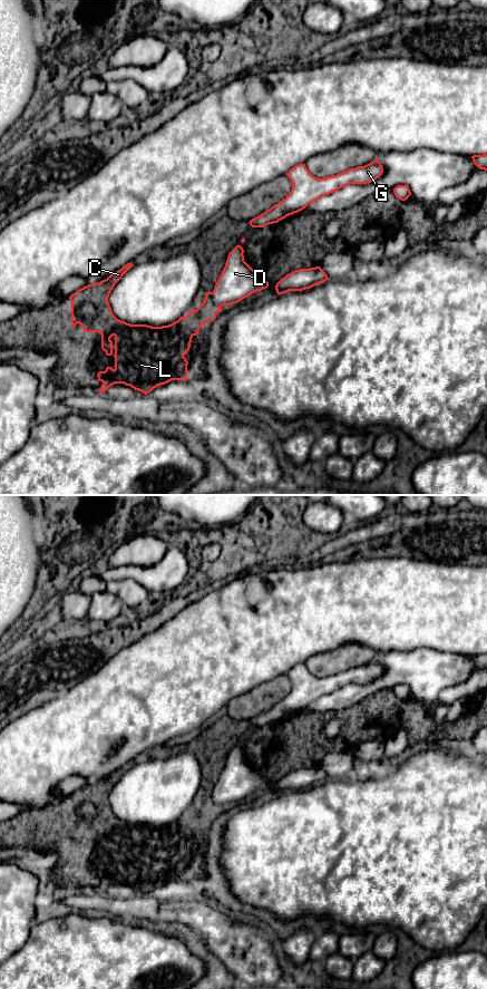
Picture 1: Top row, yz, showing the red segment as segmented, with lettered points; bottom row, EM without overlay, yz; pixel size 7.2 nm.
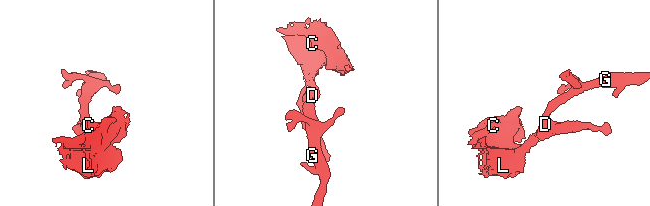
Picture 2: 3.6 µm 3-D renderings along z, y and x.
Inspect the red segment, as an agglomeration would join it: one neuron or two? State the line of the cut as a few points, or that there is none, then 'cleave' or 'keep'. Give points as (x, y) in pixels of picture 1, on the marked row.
cut yz (211, 292), (211, 298), (220, 307); cleave

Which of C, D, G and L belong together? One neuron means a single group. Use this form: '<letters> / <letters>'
C L / D G

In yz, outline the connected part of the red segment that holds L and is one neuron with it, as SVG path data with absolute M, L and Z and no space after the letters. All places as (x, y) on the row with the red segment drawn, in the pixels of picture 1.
M127 263L107 279L88 284L69 297L71 327L79 323L86 332L100 333L101 349L107 356L115 355L115 368L107 367L105 371L97 374L98 380L103 382L100 392L115 384L124 384L147 395L157 386L172 380L186 381L188 361L184 356L191 348L192 338L198 333L203 323L214 321L216 313L222 312L221 307L213 301L212 292L206 292L203 303L196 310L168 326L130 324L117 319L111 311L108 298L115 284L132 266L133 263Z

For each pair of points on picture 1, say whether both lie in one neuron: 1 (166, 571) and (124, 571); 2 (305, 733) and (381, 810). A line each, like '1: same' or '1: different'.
1: same
2: different

